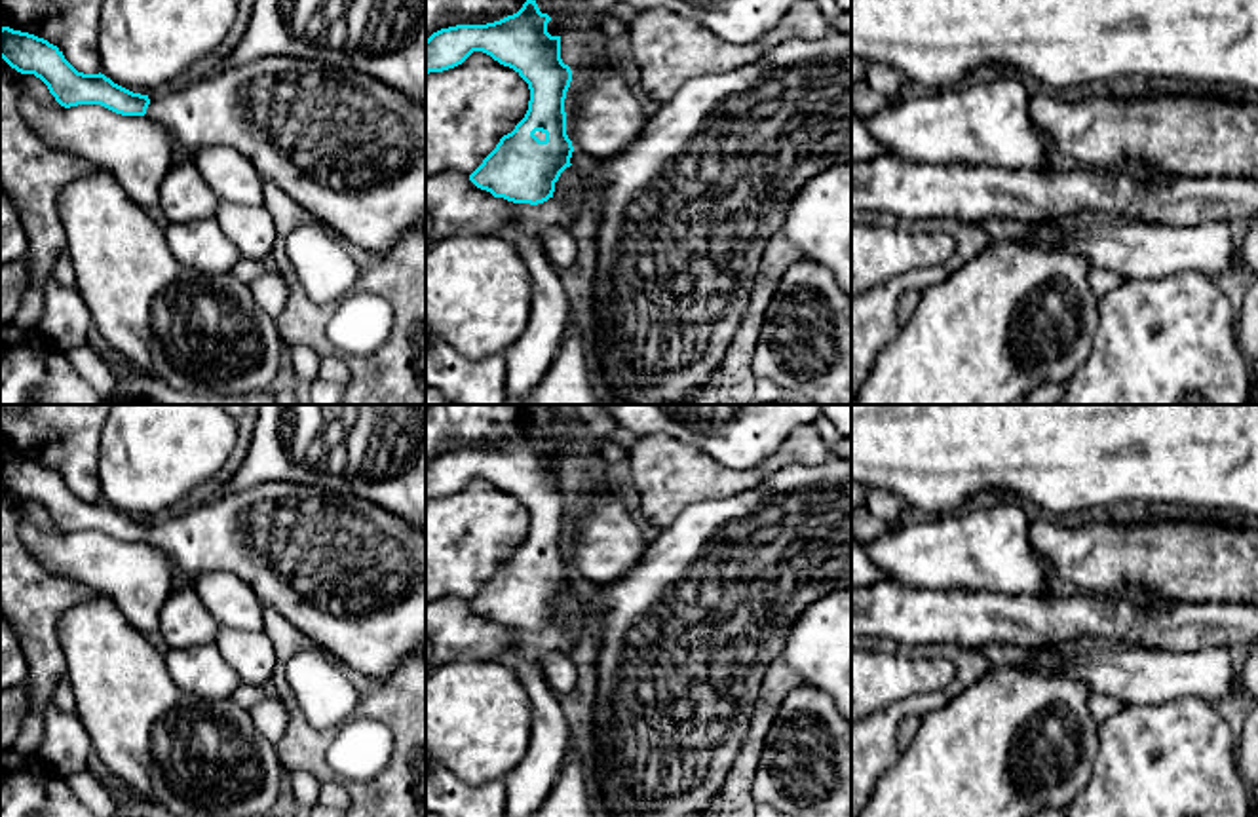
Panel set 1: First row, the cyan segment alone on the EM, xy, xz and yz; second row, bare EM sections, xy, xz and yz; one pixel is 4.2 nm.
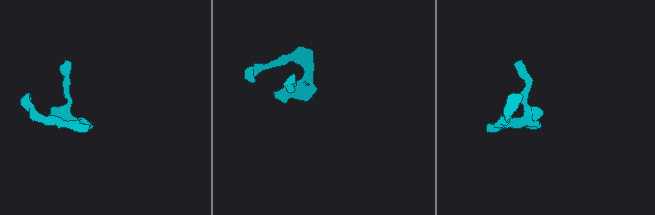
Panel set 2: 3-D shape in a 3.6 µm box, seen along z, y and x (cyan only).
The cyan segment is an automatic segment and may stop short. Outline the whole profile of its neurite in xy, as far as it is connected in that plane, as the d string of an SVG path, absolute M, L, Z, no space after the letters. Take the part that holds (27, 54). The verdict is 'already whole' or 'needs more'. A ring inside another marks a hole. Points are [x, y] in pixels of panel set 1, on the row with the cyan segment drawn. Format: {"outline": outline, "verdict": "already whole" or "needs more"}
{"outline": "M0 28L0 57L21 74L40 78L55 101L65 106L101 104L122 116L150 116L188 150L230 146L241 152L262 180L274 182L312 213L346 245L367 253L384 253L426 213L426 106L382 84L374 74L319 65L310 59L270 55L251 63L220 68L181 91L158 101L114 84L105 74L78 72L63 51L29 32Z", "verdict": "needs more"}

